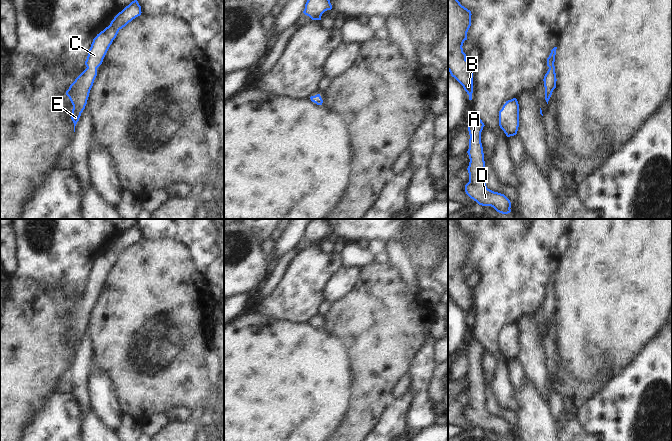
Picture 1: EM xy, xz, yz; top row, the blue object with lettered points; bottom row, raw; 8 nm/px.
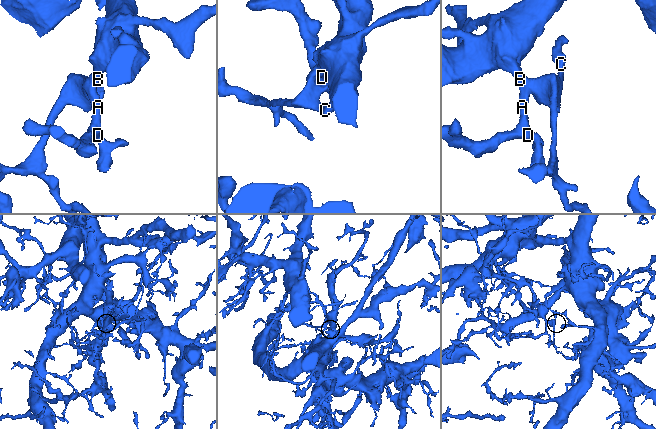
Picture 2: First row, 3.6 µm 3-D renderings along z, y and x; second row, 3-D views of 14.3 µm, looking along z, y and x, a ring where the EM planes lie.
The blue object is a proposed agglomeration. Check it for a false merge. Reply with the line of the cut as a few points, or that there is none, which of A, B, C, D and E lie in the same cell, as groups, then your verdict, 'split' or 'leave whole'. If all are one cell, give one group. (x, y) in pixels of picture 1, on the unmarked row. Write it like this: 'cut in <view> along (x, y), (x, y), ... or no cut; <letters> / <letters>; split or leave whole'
no cut; A B C D E; leave whole

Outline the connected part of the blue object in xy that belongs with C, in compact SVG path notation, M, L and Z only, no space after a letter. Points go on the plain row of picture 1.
M132 225L114 241L108 251L97 258L93 263L85 285L87 292L75 303L66 315L66 319L73 329L71 343L74 347L74 356L81 337L87 328L90 314L97 300L97 292L102 288L103 283L119 254L125 251L133 243L140 240L141 237L141 230L138 225Z

